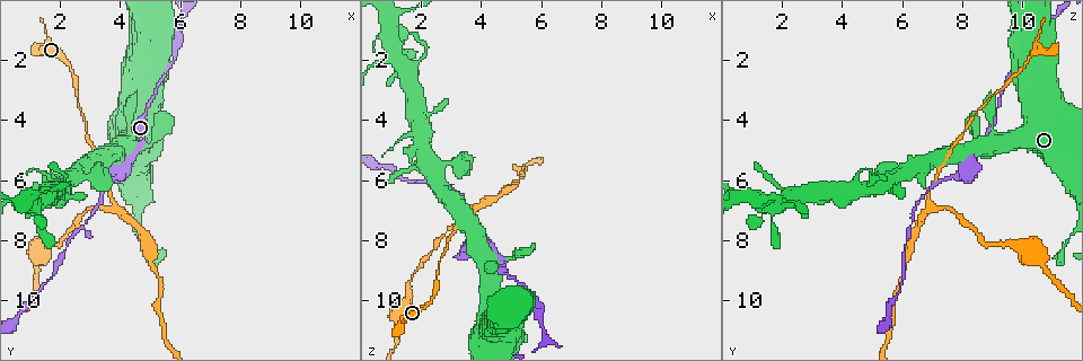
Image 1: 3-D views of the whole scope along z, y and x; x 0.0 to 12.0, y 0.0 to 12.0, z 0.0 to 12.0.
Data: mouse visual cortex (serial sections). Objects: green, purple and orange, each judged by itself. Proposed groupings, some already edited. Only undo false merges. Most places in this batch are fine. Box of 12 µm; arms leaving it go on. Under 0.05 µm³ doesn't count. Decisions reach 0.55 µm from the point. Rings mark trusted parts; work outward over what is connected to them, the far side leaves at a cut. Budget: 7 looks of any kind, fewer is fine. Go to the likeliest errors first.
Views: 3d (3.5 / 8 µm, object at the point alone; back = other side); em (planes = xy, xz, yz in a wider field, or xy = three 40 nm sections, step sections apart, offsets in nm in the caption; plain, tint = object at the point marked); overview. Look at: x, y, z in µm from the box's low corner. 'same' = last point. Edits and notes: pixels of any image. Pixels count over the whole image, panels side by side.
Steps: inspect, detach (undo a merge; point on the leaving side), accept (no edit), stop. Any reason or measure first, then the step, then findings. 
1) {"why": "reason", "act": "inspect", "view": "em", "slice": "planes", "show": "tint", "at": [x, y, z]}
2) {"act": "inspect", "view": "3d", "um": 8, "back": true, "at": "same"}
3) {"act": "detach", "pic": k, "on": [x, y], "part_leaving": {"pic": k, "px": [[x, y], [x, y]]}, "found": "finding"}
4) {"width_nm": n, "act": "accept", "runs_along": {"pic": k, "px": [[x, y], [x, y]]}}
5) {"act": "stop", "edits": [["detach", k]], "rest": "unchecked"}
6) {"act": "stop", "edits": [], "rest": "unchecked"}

{"why": "abrupt turn", "act": "inspect", "view": "3d", "um": 3.5, "at": [3.8, 6.8, 7.0]}

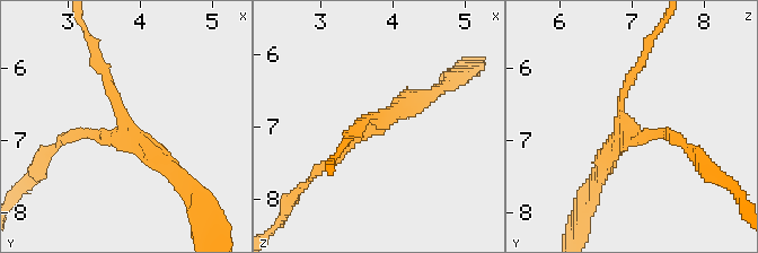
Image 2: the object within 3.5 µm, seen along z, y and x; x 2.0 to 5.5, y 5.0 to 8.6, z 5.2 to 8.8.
{"arms": 3, "arm_widths_nm": [150, 150, 300], "act": "inspect", "view": "em", "slice": "xy", "step": 2, "show": "tint", "at": [3.85, 6.85, 6.90]}

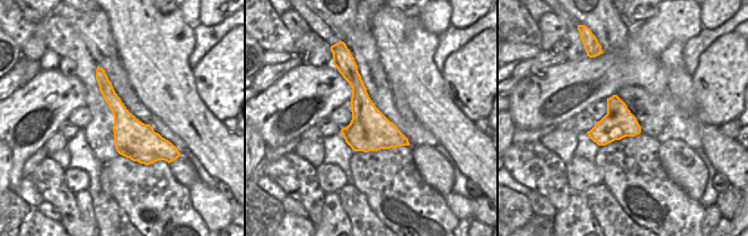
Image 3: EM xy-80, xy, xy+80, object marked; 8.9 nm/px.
{"act": "accept", "runs_along": {"pic": 2, "px": [[638, 67], [622, 101], [629, 139], [670, 136]]}, "found": "continuous, no second cell"}

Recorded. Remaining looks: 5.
{"act": "inspect", "view": "3d", "um": 3.5, "back": true, "at": [5.8, 1.9, 9.8]}

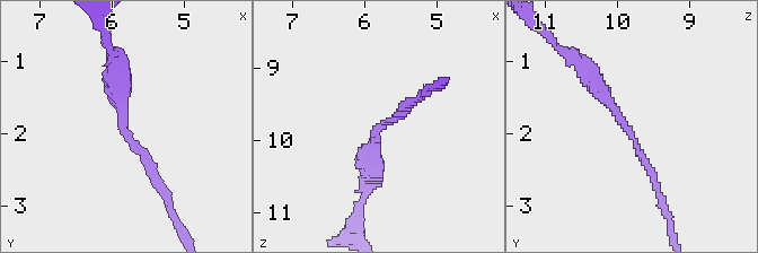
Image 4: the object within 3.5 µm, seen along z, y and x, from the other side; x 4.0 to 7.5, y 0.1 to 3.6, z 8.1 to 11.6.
{"arm_widths_nm": [150, 250], "act": "inspect", "view": "em", "slice": "xy", "step": 5, "show": "tint", "at": [5.85, 1.85, 9.85]}

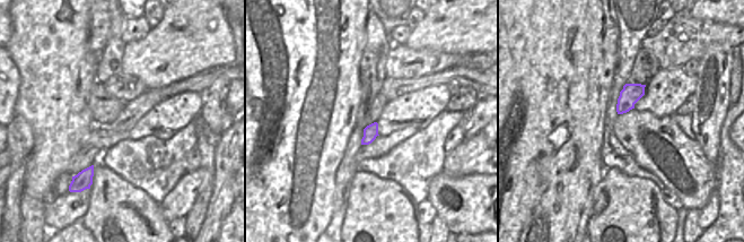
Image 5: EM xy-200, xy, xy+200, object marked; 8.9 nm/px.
{"act": "accept", "runs_along": {"pic": 4, "px": [[655, 184], [627, 125], [581, 63]]}, "found": "continuous, no second cell"}

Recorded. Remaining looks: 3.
{"why": "narrows sharply", "act": "inspect", "view": "3d", "um": 3.5, "back": true, "at": [2.2, 8.4, 6.1]}

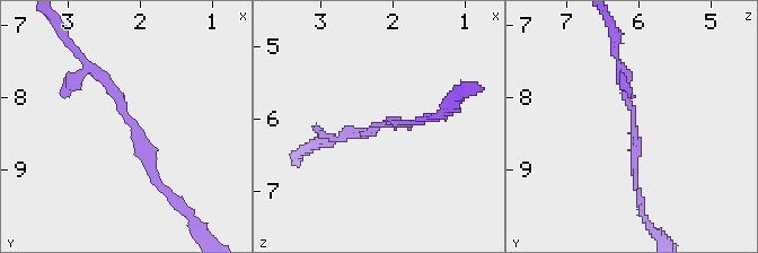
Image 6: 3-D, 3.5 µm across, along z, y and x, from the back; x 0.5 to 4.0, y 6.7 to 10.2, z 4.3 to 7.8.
{"arm_widths_nm": [100, 150], "why": "now the EM", "act": "inspect", "view": "em", "slice": "planes", "show": "tint", "at": [2.15, 8.35, 6.10]}

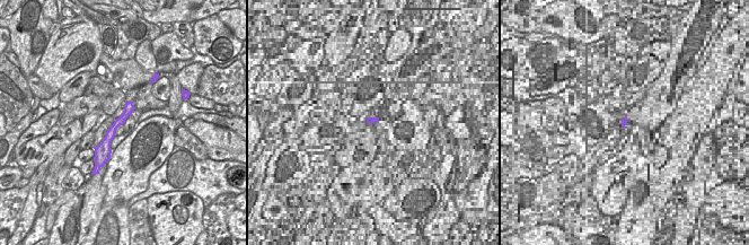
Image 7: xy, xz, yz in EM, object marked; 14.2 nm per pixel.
{"act": "accept", "runs_along": {"pic": 6, "px": [[89, 66], [120, 96], [168, 190]]}, "found": "all the same cell"}

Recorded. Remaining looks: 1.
{"act": "stop", "edits": [], "rest": "unchecked"}

